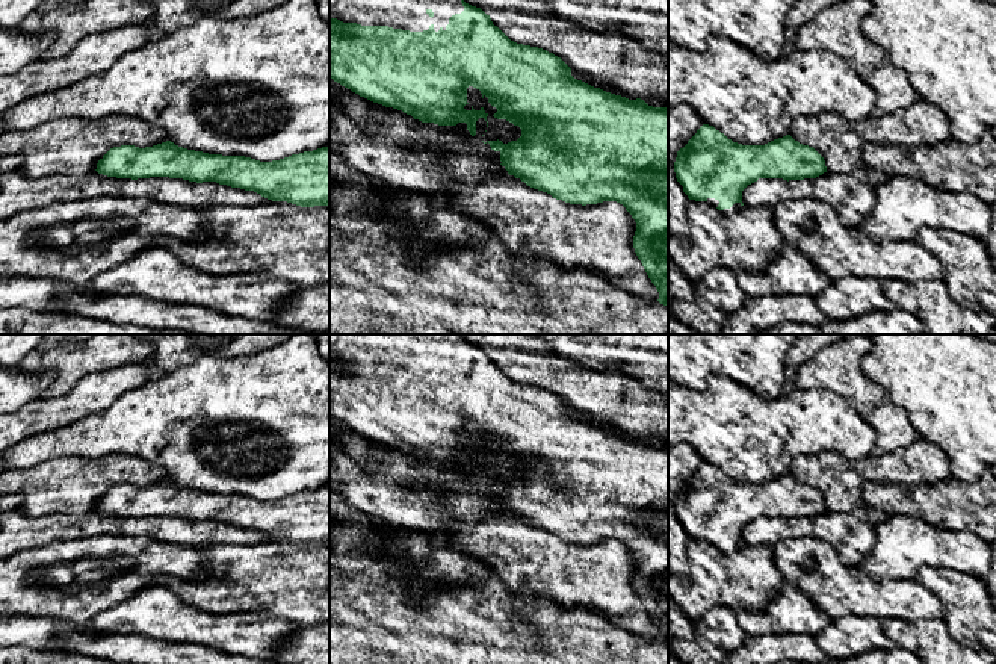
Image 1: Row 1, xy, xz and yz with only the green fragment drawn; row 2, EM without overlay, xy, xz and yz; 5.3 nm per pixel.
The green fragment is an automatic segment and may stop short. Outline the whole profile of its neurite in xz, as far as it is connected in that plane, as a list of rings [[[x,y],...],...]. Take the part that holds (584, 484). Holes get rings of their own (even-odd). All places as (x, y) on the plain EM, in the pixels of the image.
[[[329,334],[329,352],[334,355],[329,358],[329,417],[351,428],[352,431],[364,436],[373,442],[385,446],[393,446],[411,454],[422,461],[434,461],[438,464],[456,464],[466,461],[472,475],[476,473],[476,460],[484,457],[487,460],[488,452],[481,446],[475,449],[466,449],[467,427],[473,425],[481,430],[482,437],[487,436],[488,442],[497,448],[493,454],[497,458],[506,458],[521,467],[521,475],[517,479],[503,482],[502,479],[487,479],[491,489],[500,492],[500,504],[509,514],[520,517],[527,525],[547,531],[556,538],[562,538],[570,543],[597,543],[603,540],[617,540],[626,546],[636,561],[636,570],[633,575],[633,587],[641,599],[648,617],[659,631],[659,641],[668,646],[668,446],[653,446],[644,439],[629,439],[621,434],[606,431],[600,427],[594,427],[571,414],[571,407],[553,392],[547,389],[523,384],[511,380],[497,365],[493,363],[490,354],[481,346],[466,342],[459,334]]]

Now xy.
[[[171,479],[139,487],[110,487],[97,502],[98,513],[116,517],[169,516],[216,520],[254,529],[272,540],[301,546],[329,545],[329,484],[289,496],[260,501],[187,489]]]

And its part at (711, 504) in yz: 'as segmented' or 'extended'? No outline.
extended

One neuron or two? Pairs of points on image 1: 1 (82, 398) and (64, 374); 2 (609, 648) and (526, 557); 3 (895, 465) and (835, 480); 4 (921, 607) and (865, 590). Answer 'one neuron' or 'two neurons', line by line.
1: two neurons
2: two neurons
3: one neuron
4: one neuron

